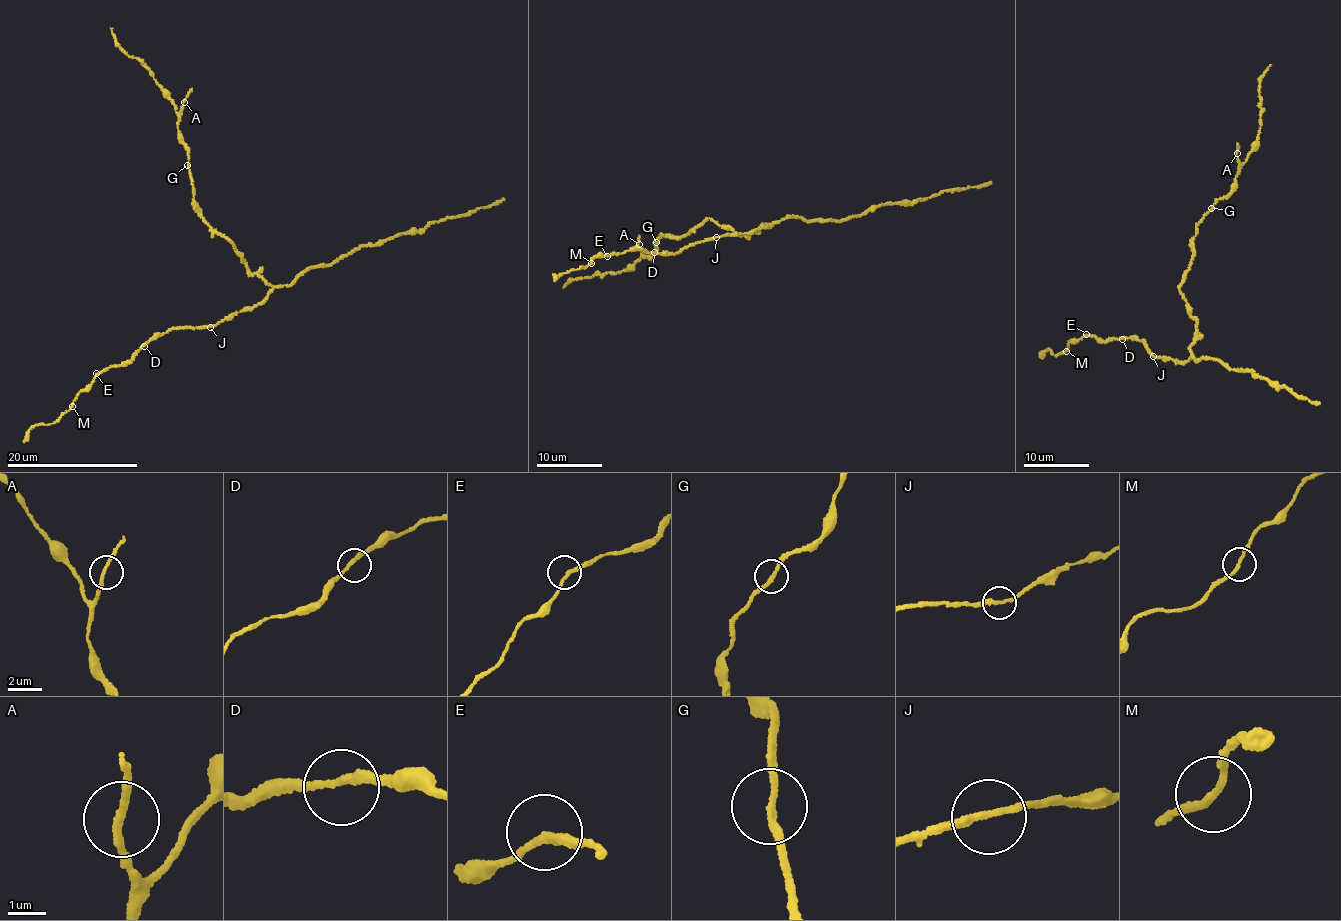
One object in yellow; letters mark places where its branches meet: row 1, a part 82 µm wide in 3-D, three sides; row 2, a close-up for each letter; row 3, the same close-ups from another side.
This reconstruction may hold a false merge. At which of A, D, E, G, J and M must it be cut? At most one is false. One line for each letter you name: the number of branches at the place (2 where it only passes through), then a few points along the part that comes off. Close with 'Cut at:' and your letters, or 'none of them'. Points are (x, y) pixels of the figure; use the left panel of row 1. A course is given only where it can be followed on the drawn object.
M: branches 2; course (72, 407), (52, 423), (34, 426), (24, 442)
Cut at: M

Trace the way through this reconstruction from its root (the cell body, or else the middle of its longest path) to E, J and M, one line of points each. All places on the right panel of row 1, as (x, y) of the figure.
E: (1191, 349), (1191, 359), (1178, 362), (1168, 357), (1155, 357), (1135, 337), (1107, 342), (1086, 334)
J: (1191, 349), (1193, 356), (1182, 362), (1153, 356)
M: (1191, 349), (1191, 359), (1178, 362), (1155, 357), (1135, 337), (1107, 342), (1086, 334), (1072, 340), (1066, 351)

